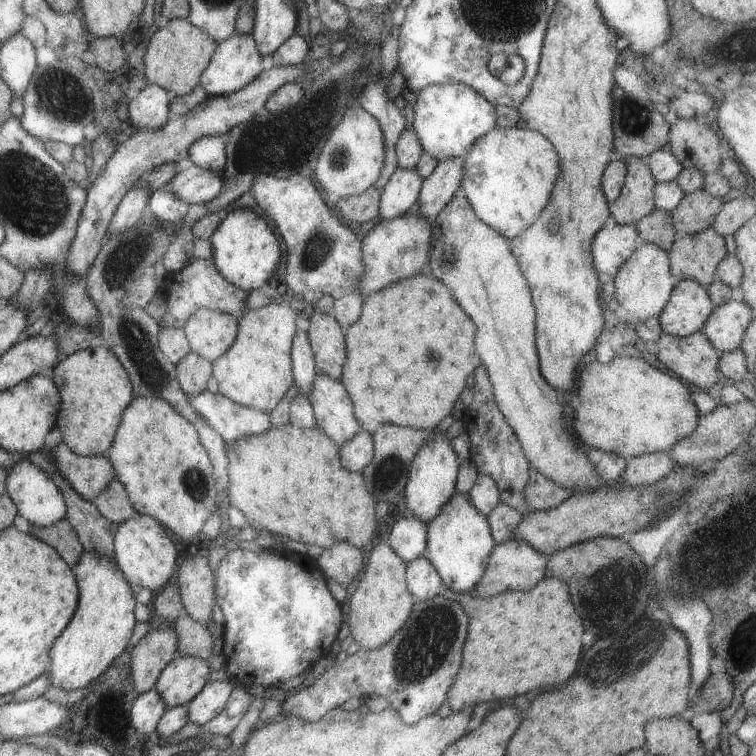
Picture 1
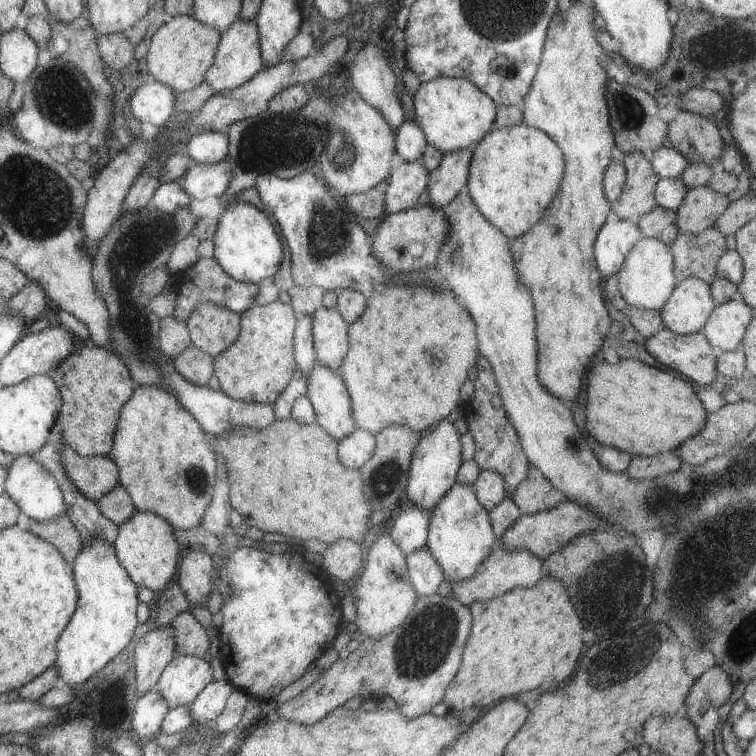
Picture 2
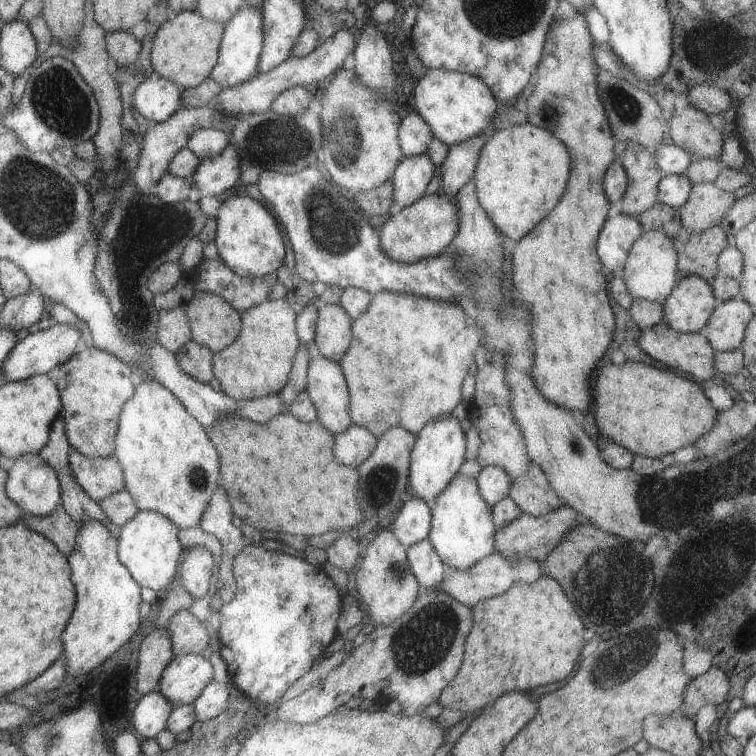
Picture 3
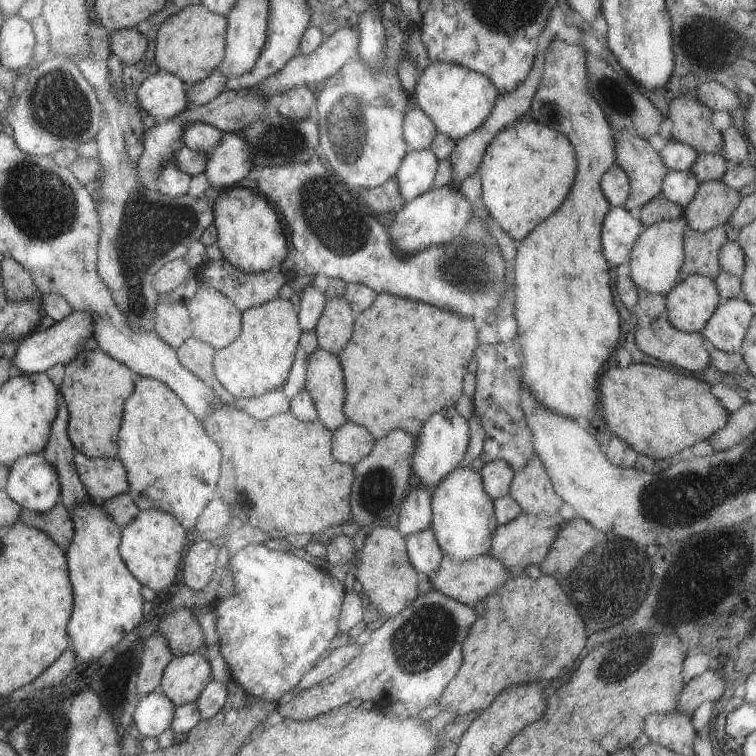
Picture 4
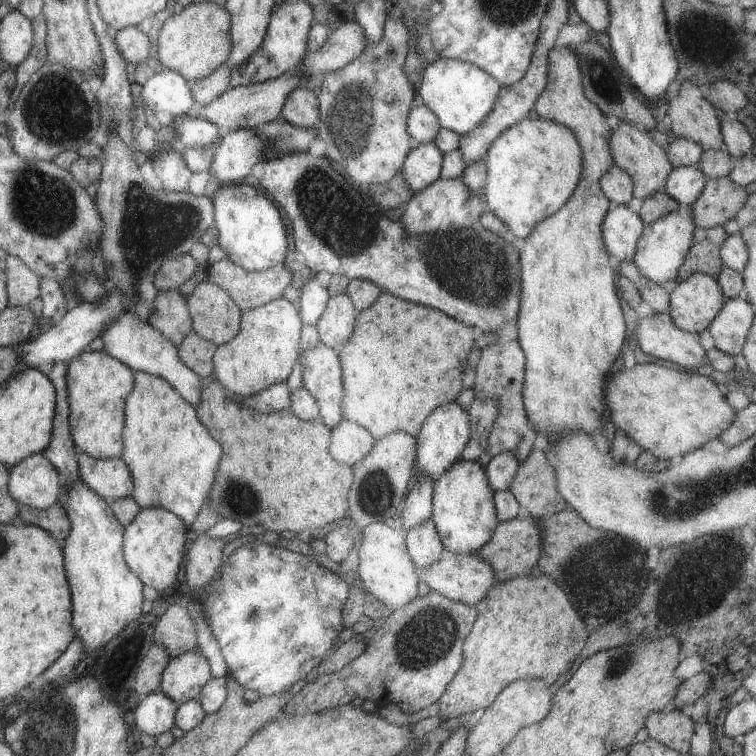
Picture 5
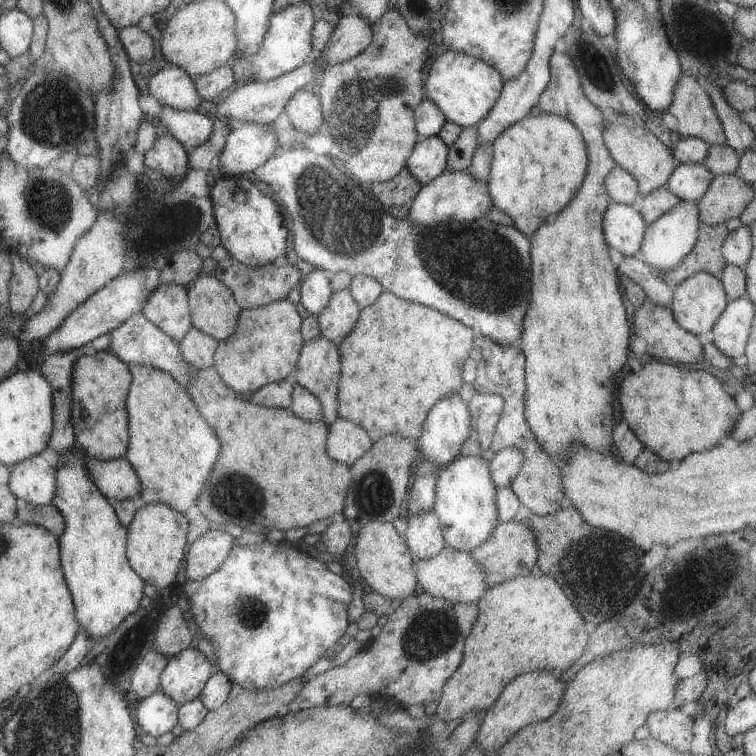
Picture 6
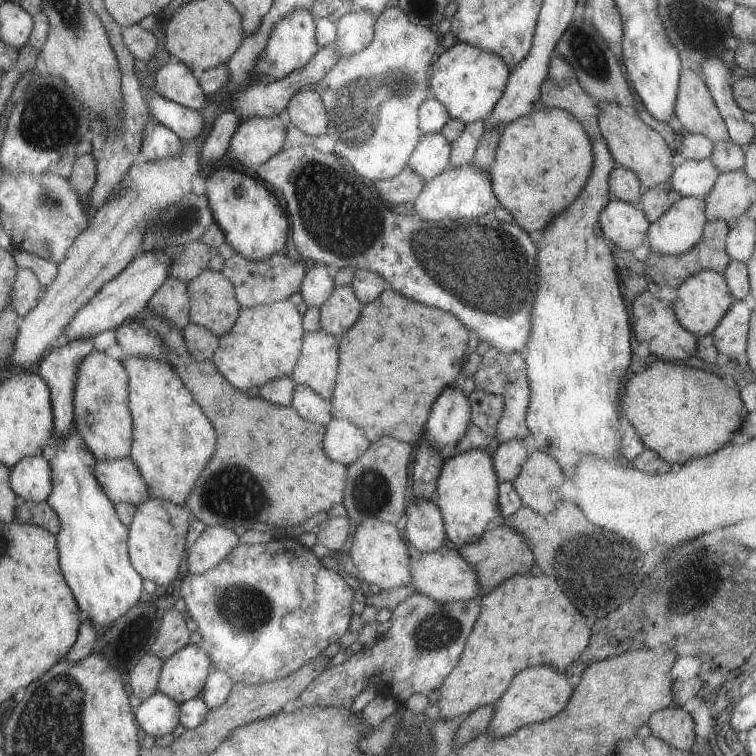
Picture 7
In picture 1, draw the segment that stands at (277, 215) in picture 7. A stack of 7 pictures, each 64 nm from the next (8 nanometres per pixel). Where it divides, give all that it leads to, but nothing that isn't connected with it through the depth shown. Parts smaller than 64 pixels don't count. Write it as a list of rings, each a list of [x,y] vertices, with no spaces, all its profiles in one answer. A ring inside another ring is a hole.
[[[231,210],[225,214],[209,240],[213,266],[231,286],[249,294],[253,290],[259,290],[263,284],[271,284],[277,272],[277,262],[281,258],[279,244],[267,224],[251,210]]]

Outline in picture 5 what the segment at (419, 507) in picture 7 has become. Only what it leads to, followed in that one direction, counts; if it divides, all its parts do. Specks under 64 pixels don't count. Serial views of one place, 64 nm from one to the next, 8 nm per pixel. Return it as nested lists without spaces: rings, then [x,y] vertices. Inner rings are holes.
[[[425,520],[423,524],[417,524],[407,532],[405,550],[417,570],[431,568],[431,564],[437,562],[445,552],[431,520]]]

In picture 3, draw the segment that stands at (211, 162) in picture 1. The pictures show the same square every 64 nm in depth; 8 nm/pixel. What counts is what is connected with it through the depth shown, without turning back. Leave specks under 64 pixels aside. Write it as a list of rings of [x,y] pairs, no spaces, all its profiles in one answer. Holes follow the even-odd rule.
[[[203,128],[187,138],[185,148],[199,160],[215,158],[229,146],[229,134],[219,128]]]

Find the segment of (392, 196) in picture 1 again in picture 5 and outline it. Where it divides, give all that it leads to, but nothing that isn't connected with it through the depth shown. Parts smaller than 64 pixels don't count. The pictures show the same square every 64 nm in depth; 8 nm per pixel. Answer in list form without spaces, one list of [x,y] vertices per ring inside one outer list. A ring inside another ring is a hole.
[[[433,144],[415,146],[411,154],[407,154],[407,158],[399,168],[399,174],[405,186],[409,188],[411,196],[423,192],[427,186],[431,186],[431,182],[439,178],[441,164],[443,164],[443,156]]]

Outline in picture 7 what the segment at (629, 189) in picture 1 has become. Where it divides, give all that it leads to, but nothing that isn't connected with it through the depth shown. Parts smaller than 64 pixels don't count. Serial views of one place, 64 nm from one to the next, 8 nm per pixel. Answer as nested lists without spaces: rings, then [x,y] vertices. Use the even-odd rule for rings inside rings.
[[[603,104],[597,108],[599,108],[599,118],[597,118],[599,132],[601,132],[603,140],[607,142],[607,148],[609,148],[609,154],[611,154],[615,166],[627,168],[637,176],[641,194],[645,190],[651,190],[653,186],[667,182],[671,172],[675,170],[671,166],[671,156],[675,156],[675,152],[669,150],[669,146],[661,140],[661,136],[657,132],[653,132],[649,126],[645,126],[637,114],[633,114],[629,110],[621,110],[621,106]]]

